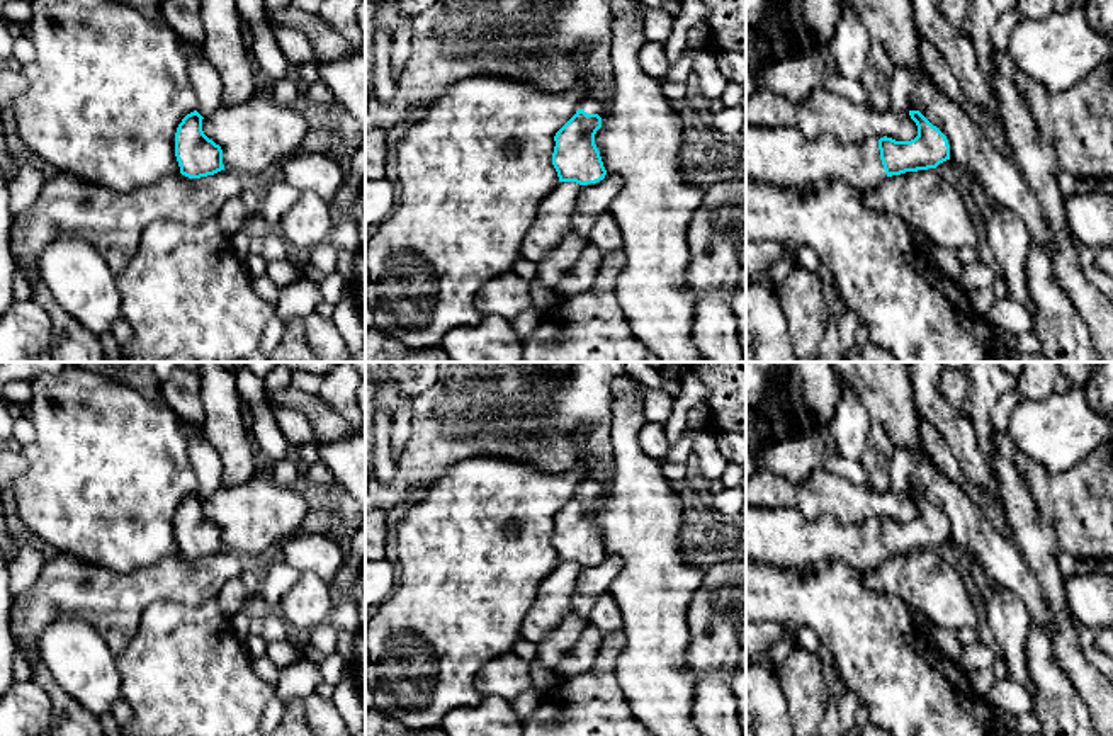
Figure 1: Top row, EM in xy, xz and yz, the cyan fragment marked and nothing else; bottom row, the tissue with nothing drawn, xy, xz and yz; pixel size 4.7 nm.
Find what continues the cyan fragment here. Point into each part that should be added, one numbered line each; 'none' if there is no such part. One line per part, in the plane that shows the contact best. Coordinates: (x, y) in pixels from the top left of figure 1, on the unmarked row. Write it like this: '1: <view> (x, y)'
1: yz (784, 537)

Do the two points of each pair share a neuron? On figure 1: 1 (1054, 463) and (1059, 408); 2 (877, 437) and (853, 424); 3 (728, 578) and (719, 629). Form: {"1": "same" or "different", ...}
{"1": "same", "2": "different", "3": "same"}

